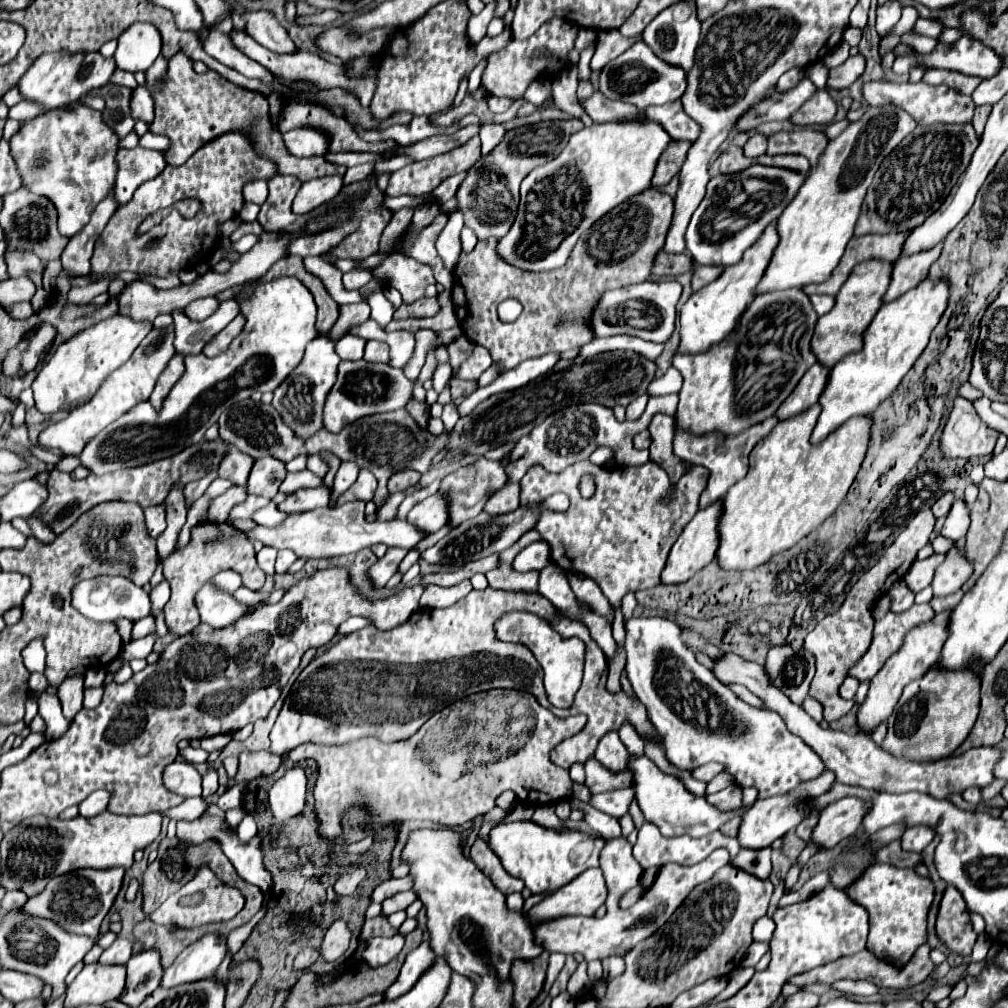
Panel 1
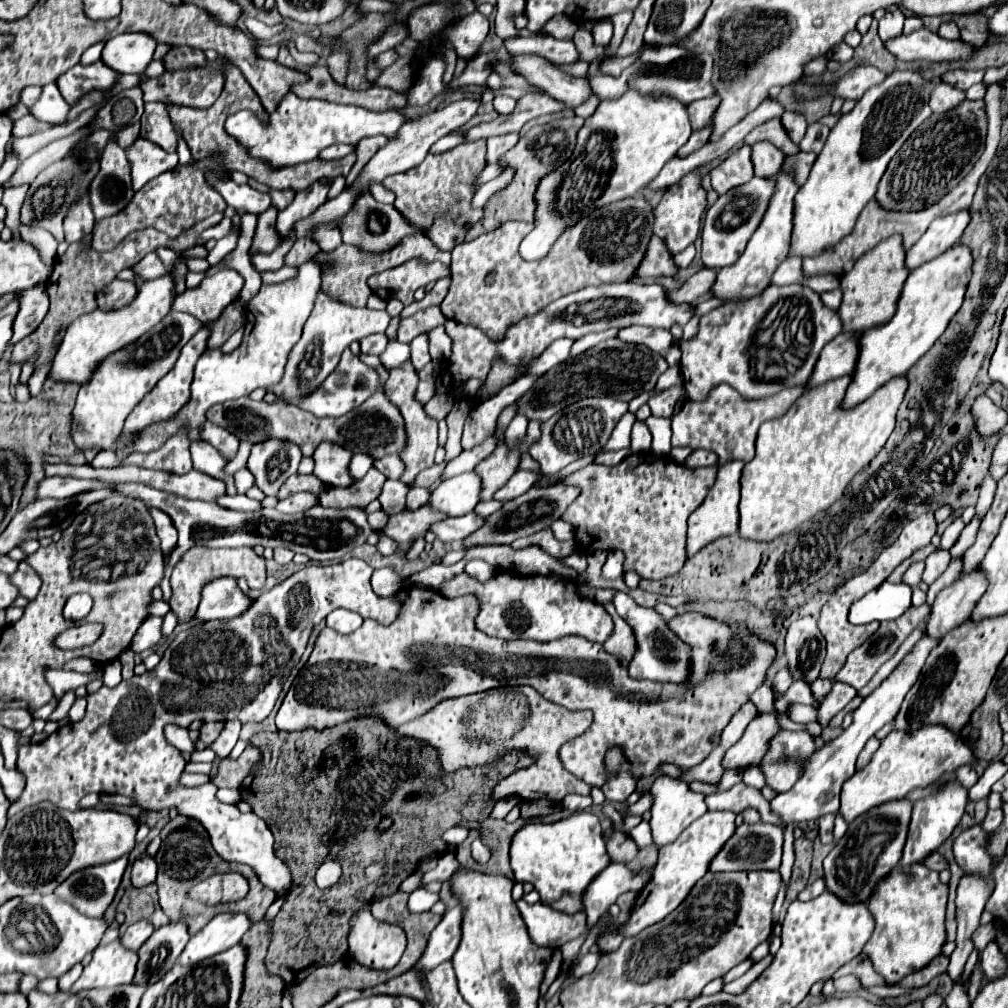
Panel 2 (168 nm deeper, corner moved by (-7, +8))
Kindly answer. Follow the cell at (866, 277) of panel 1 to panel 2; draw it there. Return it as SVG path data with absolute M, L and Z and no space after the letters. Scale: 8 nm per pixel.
M892 236L884 240L880 246L866 252L848 272L848 276L840 278L840 288L844 292L842 304L838 308L838 316L842 320L842 330L850 334L862 334L870 328L878 328L892 318L896 310L896 296L900 296L900 288L908 278L908 270L904 266L904 250L900 248L900 236Z

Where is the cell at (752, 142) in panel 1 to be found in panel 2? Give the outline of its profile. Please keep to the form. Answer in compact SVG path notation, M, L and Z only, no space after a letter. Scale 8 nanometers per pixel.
M754 142L752 144L752 164L756 176L776 176L780 172L782 154L772 142Z

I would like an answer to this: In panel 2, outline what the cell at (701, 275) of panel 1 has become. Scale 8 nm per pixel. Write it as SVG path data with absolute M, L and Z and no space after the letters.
M702 268L694 276L690 276L680 290L670 292L668 296L672 296L672 300L676 300L676 304L680 304L680 302L694 304L700 296L704 296L710 290L716 276L718 276L716 268Z

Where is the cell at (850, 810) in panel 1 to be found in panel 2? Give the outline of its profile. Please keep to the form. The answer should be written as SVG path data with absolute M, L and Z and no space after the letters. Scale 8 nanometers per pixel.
M926 726L916 732L898 732L892 730L880 744L878 752L872 756L872 762L858 770L850 780L844 782L842 788L842 804L840 814L850 824L858 816L866 814L868 810L892 802L902 800L906 794L918 786L928 786L934 780L938 780L944 772L954 772L960 766L972 766L976 772L982 772L984 768L978 764L972 750L962 742L960 736L952 734L946 726Z

